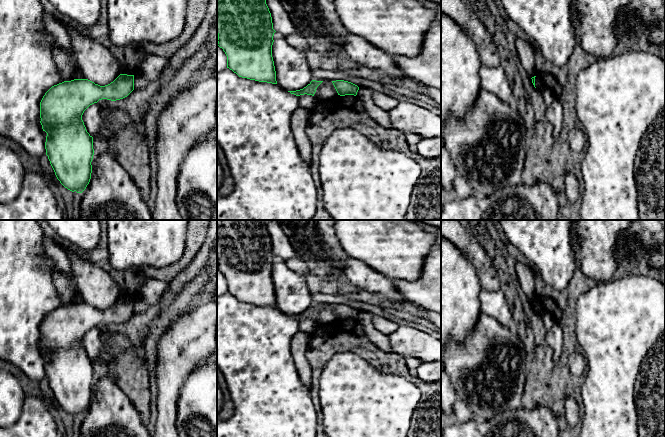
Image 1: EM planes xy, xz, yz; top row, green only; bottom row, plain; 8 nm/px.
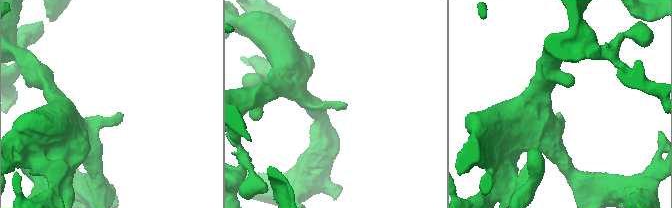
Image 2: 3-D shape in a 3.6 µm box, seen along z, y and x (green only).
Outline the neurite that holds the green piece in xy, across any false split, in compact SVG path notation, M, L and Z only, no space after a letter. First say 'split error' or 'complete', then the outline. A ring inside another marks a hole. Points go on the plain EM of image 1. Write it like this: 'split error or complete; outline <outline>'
complete; outline M120 298L108 309L100 310L88 303L74 303L52 310L40 326L40 342L47 357L46 379L57 403L68 414L82 417L91 403L94 379L93 361L87 356L82 339L99 324L116 325L127 321L134 314L134 299Z

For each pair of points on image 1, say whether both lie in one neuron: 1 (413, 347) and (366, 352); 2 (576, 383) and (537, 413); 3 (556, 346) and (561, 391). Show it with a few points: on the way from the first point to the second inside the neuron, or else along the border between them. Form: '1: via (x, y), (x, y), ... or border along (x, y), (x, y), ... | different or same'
1: border along (393, 352), (402, 356) | different
2: border along (534, 405), (547, 407), (558, 426) | different
3: border along (560, 327), (562, 330), (561, 351) | different

